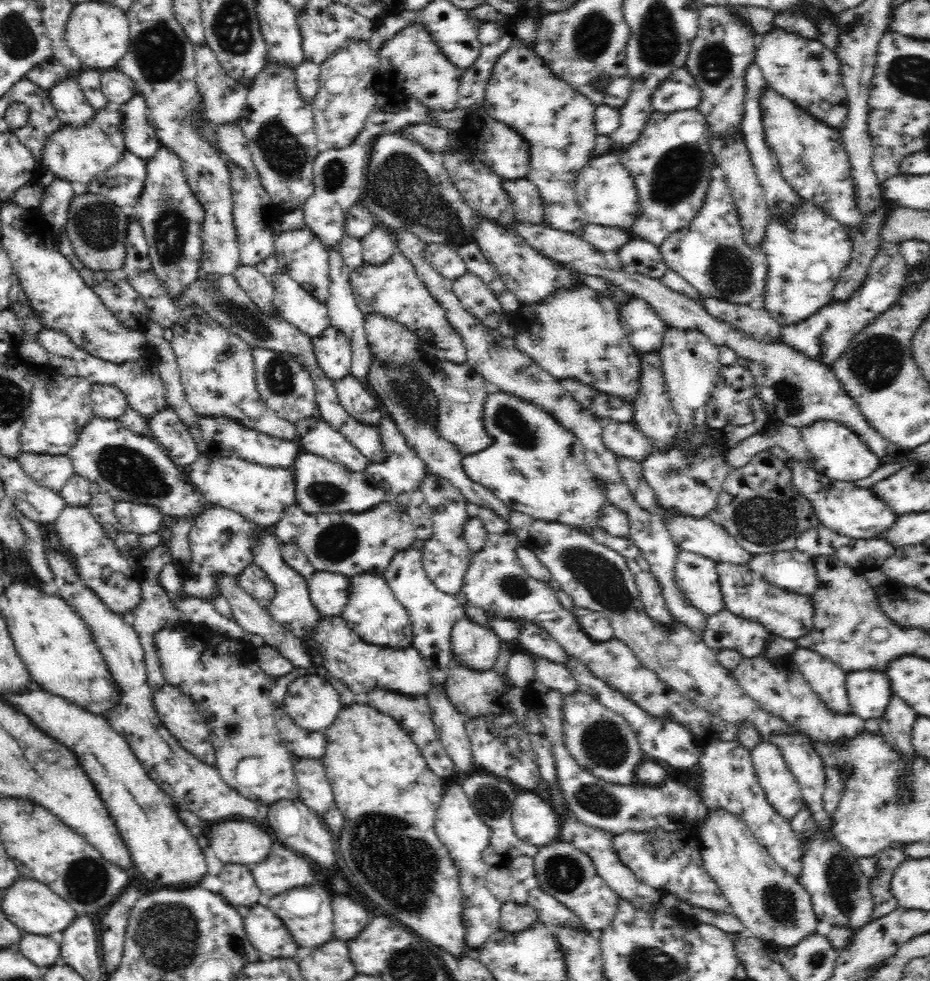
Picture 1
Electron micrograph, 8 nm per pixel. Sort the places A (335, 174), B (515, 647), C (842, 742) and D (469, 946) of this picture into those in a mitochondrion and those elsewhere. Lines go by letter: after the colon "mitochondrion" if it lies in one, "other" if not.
A: mitochondrion
B: other
C: other
D: other

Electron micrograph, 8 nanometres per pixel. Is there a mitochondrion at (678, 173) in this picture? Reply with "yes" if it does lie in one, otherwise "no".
yes

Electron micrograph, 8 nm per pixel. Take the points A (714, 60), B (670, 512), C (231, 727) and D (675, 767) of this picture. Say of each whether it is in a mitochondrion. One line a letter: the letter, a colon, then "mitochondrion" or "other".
A: mitochondrion
B: other
C: mitochondrion
D: other

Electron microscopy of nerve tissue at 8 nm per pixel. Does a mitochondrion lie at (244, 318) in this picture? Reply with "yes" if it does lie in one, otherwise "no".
yes

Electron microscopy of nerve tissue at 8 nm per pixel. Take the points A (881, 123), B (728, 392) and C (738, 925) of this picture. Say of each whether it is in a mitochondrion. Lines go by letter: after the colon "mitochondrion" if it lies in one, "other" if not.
A: other
B: other
C: other

